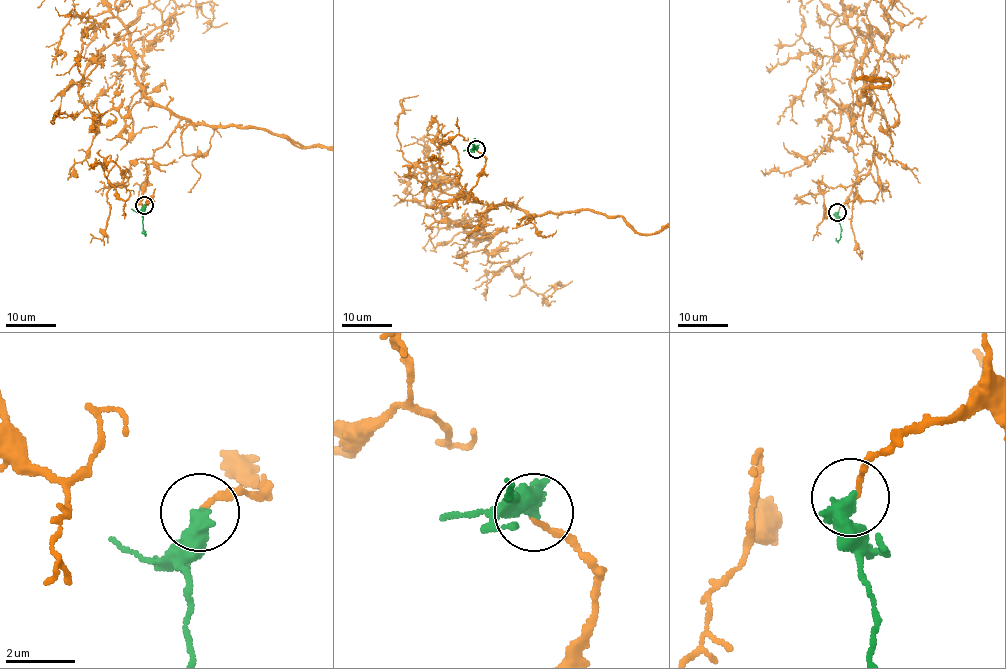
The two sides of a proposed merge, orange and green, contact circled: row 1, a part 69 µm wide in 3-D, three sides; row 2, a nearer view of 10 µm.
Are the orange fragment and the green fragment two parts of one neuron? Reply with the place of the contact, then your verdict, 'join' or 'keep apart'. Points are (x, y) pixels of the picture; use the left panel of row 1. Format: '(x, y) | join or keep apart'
(144, 205) | join

